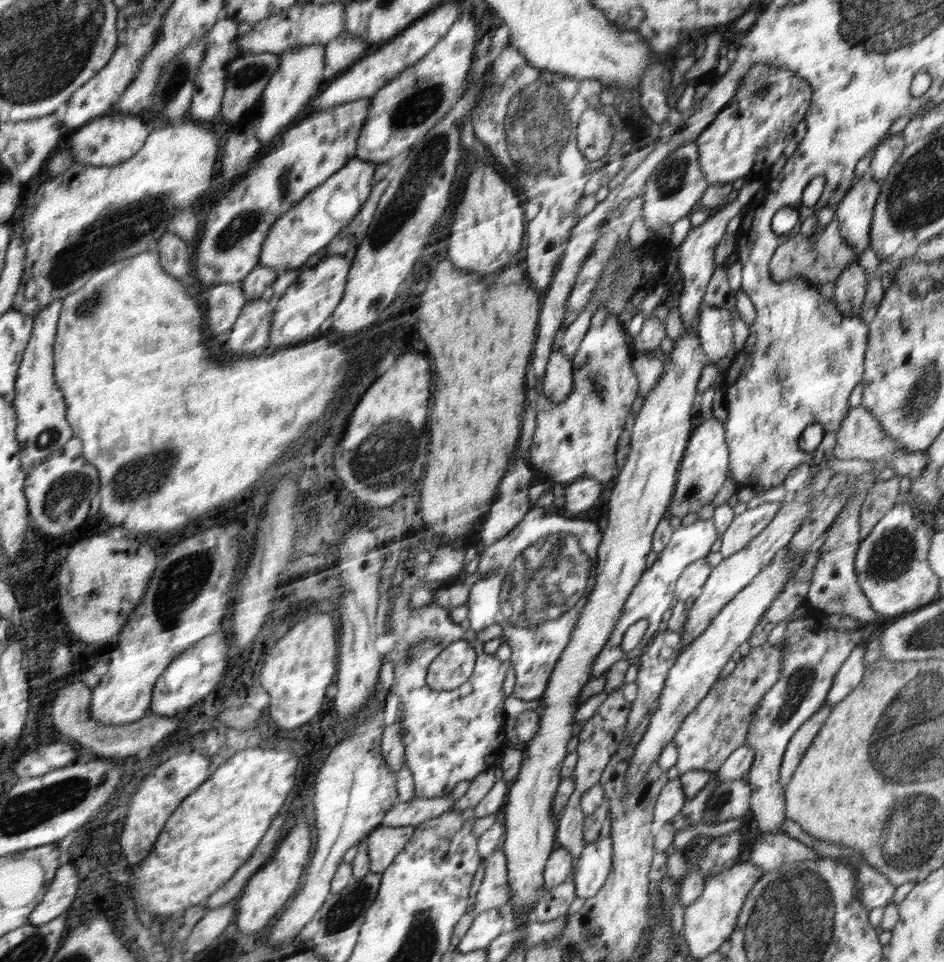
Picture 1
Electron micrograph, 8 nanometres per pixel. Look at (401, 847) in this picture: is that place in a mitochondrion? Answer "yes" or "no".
no

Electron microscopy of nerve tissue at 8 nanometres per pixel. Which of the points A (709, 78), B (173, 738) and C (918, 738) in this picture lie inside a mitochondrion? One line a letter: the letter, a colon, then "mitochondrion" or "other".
A: other
B: other
C: mitochondrion

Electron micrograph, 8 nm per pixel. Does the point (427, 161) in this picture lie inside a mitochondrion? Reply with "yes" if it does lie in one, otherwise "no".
yes

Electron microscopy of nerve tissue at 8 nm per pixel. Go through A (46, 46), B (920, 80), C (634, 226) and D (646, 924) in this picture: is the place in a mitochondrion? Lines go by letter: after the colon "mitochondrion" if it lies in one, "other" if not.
A: mitochondrion
B: other
C: other
D: other

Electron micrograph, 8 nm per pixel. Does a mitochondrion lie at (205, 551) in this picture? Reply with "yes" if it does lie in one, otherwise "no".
yes

